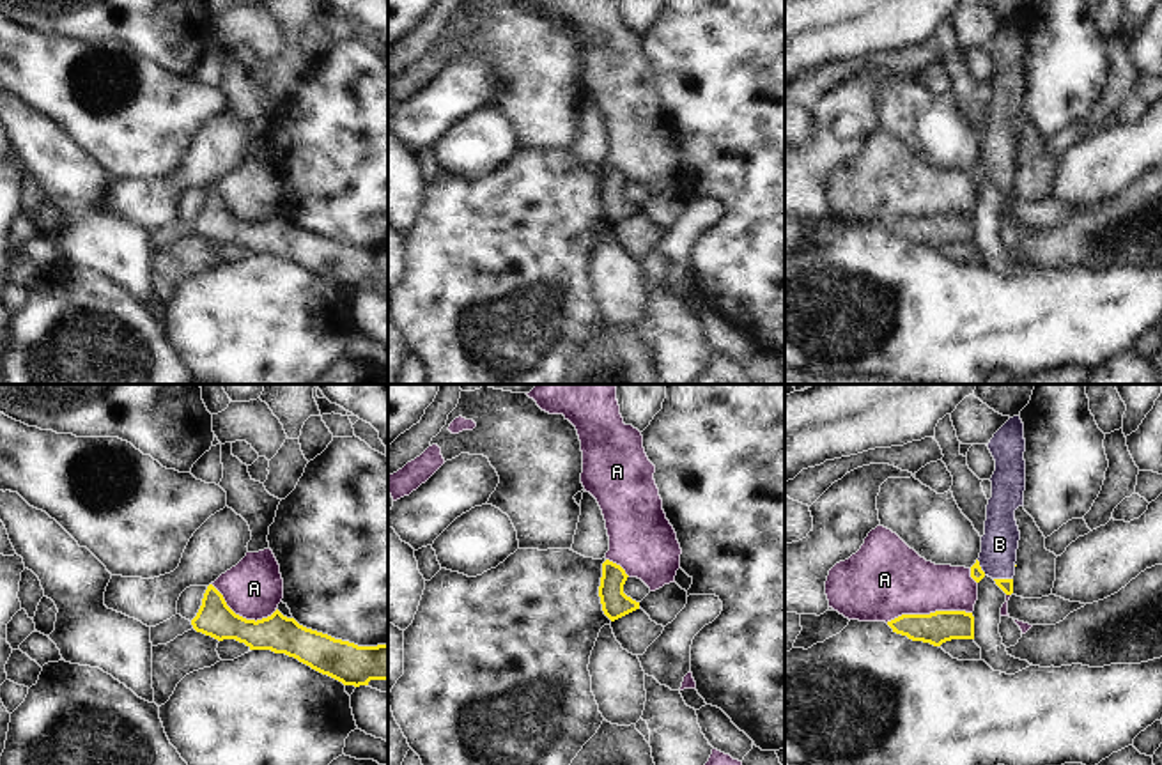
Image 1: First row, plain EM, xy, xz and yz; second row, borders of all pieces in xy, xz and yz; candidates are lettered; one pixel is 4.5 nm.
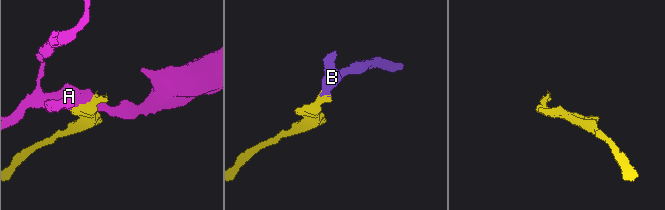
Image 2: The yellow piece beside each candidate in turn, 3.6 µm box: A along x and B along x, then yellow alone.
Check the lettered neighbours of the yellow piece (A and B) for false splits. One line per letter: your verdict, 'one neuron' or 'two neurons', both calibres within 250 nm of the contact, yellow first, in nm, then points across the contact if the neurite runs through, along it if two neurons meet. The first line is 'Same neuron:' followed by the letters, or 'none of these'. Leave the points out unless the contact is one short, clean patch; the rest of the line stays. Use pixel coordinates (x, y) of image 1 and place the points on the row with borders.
Same neuron: B
A: two neurons; 150 nm thick on the yellow side, 340 nm on the other
B: one neuron; 60 nm thick on the yellow side, 170 nm on the other; runs through yz (1007, 585), (1003, 579), (999, 544)

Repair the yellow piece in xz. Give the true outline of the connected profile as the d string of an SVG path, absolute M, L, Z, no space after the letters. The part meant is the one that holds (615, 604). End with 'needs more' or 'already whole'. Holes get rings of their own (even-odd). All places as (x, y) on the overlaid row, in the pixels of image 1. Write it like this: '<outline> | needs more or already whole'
M609 560L602 563L599 597L602 611L611 622L639 609L639 602L632 600L624 593L624 584L627 577L629 576L620 565Z | already whole

